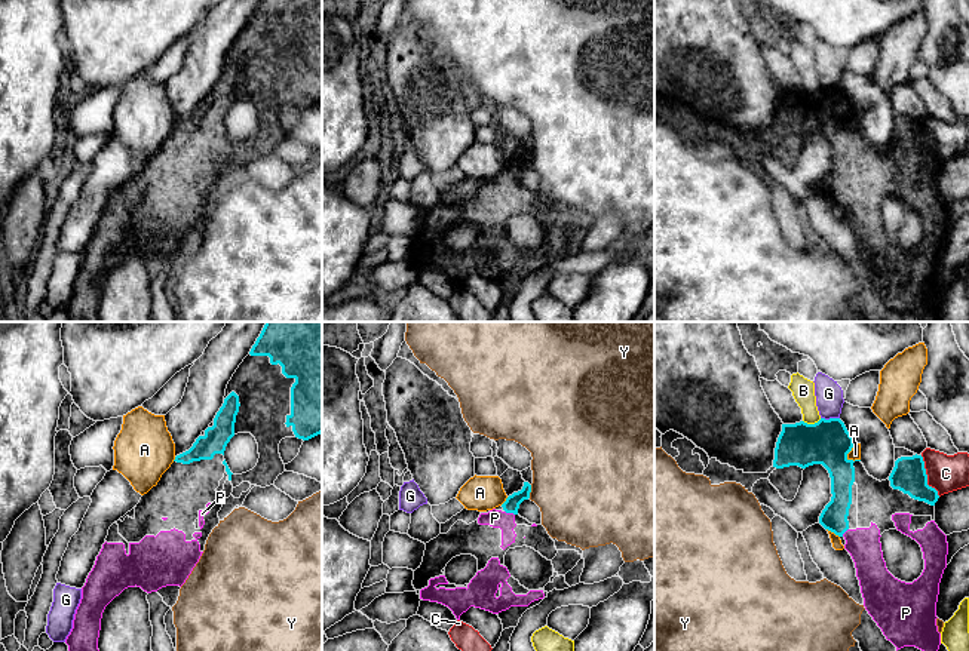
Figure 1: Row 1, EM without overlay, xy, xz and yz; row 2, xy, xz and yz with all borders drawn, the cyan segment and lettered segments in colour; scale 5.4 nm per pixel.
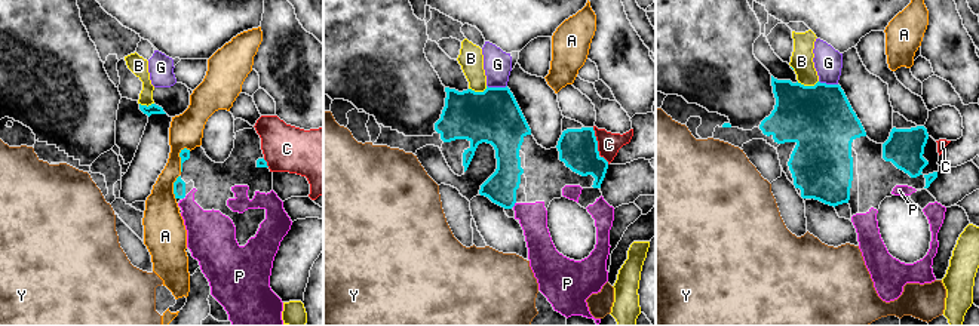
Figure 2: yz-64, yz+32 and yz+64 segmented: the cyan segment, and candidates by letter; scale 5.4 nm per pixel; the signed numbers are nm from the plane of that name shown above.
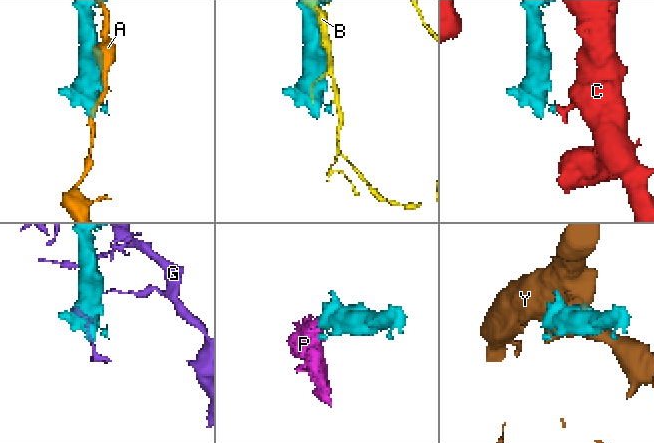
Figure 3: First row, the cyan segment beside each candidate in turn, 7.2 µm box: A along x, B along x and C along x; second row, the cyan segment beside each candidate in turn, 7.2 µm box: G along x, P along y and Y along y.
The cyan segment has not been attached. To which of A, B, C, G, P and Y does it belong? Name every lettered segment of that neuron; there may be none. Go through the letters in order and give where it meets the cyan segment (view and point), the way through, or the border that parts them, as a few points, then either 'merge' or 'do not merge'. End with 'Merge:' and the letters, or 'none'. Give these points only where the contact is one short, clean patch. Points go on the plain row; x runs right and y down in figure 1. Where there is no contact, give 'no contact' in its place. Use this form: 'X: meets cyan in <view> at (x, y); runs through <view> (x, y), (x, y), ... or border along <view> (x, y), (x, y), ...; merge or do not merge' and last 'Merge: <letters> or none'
A: meets cyan in yz at (849, 119); do not merge
B: meets cyan in yz at (812, 92); do not merge
C: meets cyan in yz at (926, 144); border along yz (920, 123), (925, 132), (926, 150), (940, 163); do not merge
G: meets cyan in yz at (830, 86); do not merge
P: meets cyan in xz at (509, 180); runs through xz (512, 171), (509, 180), (503, 186), (494, 186); merge
Y: meets cyan in xz at (530, 159); do not merge
Merge: P

